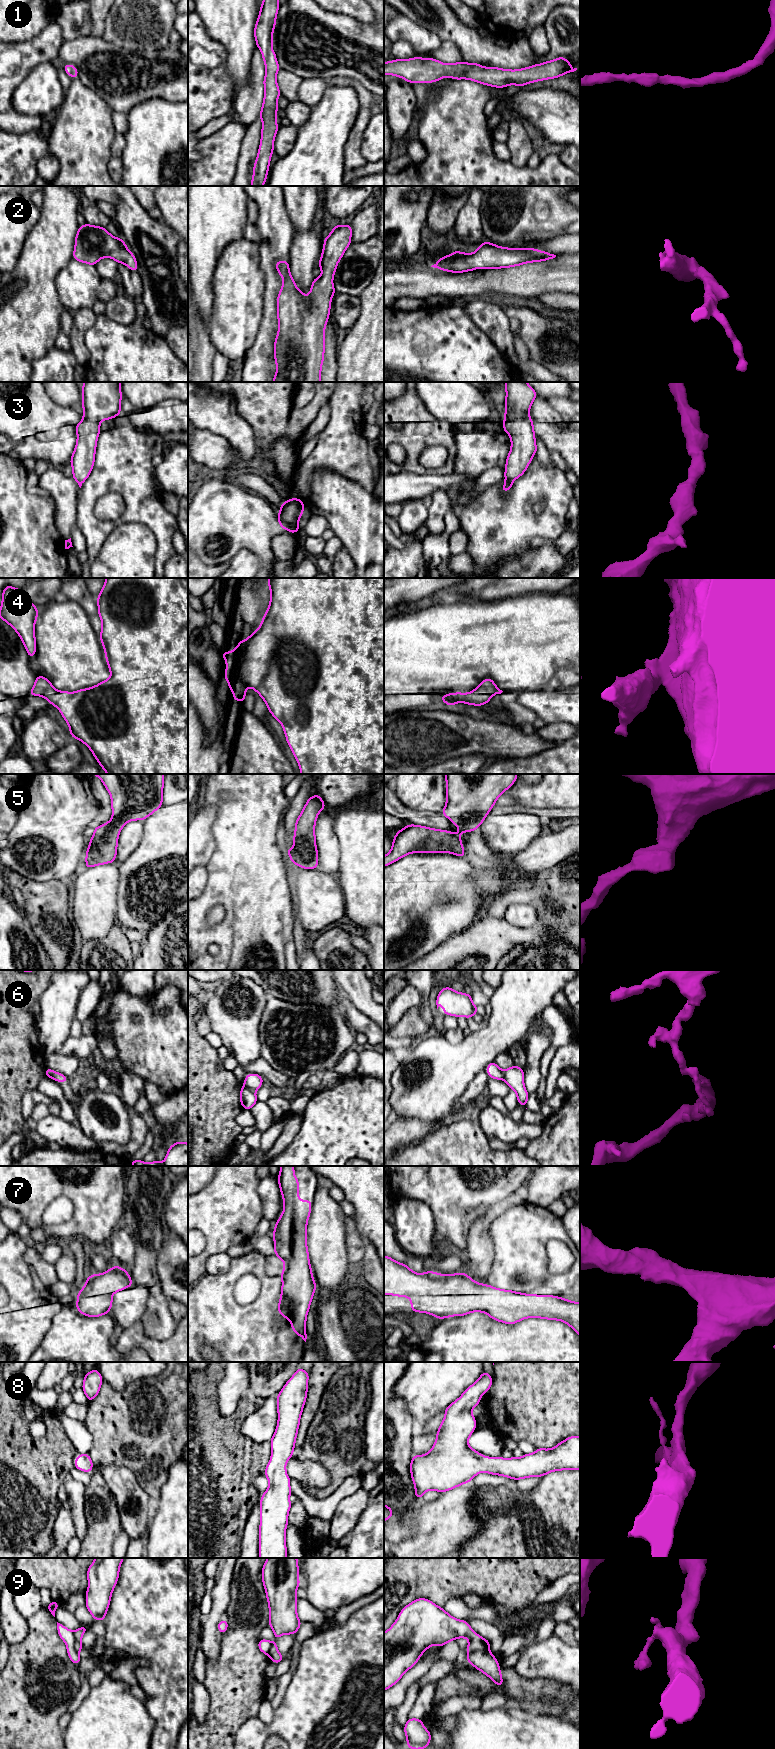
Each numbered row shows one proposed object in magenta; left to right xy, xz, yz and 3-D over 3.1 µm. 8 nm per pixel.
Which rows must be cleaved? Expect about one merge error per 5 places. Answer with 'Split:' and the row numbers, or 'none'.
Split: 6, 9

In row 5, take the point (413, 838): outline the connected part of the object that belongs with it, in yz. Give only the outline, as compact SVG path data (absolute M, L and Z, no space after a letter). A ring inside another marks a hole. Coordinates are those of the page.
M444 774L446 806L441 813L458 826L459 834L409 824L393 838L384 867L410 853L452 853L465 857L462 832L479 828L499 796L510 788L518 774Z

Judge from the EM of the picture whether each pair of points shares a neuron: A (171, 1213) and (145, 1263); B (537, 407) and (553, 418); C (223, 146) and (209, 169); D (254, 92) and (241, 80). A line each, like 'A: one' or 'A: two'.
A: two
B: one
C: one
D: two

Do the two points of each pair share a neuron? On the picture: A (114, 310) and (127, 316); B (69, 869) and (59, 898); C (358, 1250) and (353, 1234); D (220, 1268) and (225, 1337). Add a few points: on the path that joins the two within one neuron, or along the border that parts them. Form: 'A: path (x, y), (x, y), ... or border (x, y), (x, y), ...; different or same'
A: path (117, 310), (121, 310), (124, 313); same
B: border (69, 881), (46, 880), (42, 882); different
C: path (355, 1246), (353, 1238); same
D: border (232, 1258), (230, 1268), (225, 1273), (207, 1274); different

